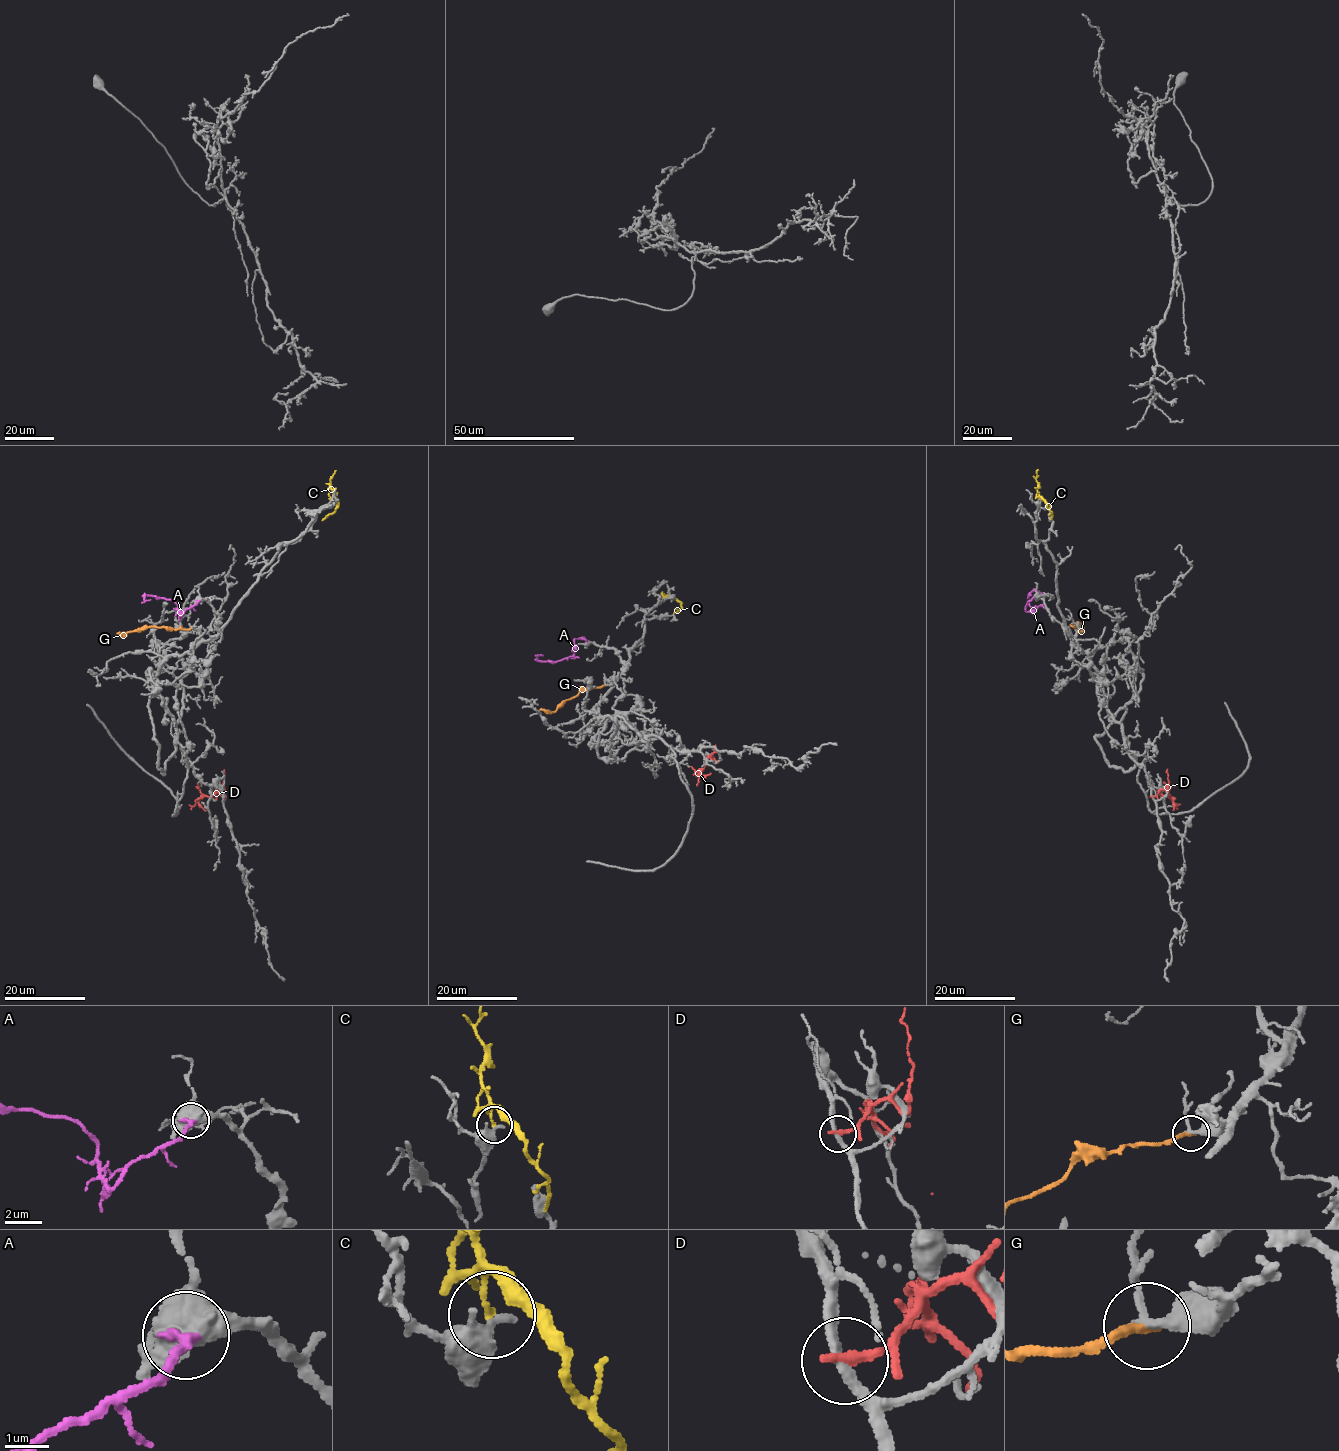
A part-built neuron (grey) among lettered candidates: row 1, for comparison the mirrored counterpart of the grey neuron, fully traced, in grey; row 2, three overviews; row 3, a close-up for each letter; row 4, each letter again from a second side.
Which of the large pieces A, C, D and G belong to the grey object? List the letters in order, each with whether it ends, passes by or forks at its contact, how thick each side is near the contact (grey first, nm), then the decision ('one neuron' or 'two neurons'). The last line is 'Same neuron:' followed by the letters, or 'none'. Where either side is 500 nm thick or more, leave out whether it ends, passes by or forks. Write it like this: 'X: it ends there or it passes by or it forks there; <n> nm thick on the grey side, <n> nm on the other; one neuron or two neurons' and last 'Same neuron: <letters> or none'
A: it ends there; 420 nm thick on the grey side, 280 nm on the other; one neuron
C: it ends there; 280 nm thick on the grey side, 130 nm on the other; two neurons
D: it ends there; 280 nm thick on the grey side, 240 nm on the other; two neurons
G: it ends there; 240 nm thick on the grey side, 220 nm on the other; two neurons
Same neuron: A

